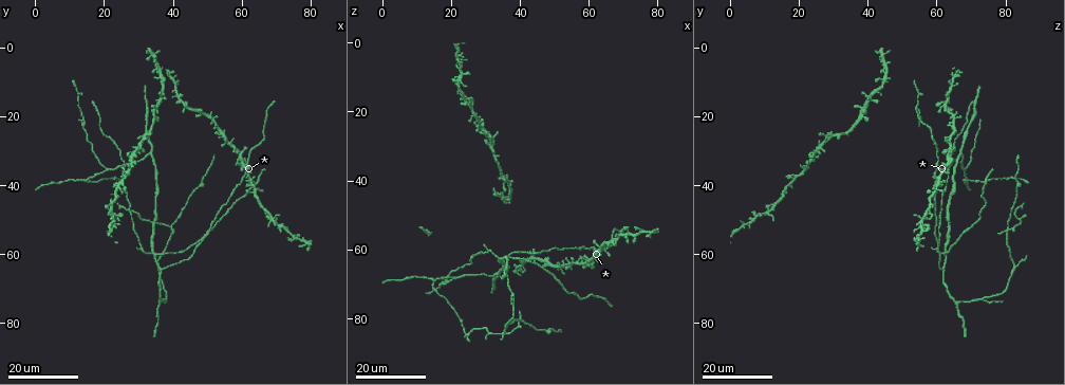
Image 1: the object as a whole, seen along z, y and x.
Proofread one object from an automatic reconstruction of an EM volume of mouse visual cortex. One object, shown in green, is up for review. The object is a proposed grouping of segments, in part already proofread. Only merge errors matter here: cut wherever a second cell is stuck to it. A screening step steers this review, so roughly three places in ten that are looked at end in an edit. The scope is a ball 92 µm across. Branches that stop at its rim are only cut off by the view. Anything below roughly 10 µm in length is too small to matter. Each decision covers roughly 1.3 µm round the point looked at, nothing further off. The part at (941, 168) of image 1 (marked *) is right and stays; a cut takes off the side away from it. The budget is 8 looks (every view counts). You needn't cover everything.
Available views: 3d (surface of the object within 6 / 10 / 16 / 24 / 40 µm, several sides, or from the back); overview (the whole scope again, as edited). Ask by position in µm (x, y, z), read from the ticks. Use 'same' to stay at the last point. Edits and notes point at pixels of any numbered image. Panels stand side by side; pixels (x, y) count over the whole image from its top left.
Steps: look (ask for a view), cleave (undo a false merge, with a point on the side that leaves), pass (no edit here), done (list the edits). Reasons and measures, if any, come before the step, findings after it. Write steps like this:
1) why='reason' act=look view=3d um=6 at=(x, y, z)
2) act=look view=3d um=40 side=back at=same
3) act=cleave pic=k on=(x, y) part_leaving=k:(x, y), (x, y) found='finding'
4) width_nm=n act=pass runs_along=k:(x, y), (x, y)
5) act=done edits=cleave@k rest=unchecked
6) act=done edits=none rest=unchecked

why='three arms meet' act=look view=3d um=16 at=(33.5, 30.5, 67.0)

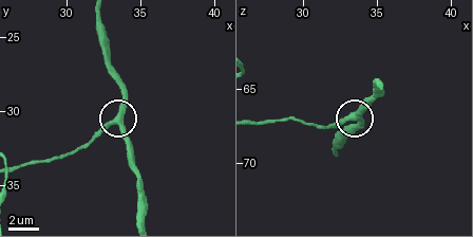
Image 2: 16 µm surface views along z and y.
act=look view=3d um=6 at=(33.2, 30.6, 67.0)

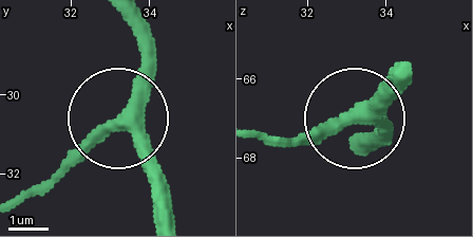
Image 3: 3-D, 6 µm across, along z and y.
width_nm=320 act=pass runs_along=3:(162, 219), (154, 158), (125, 117), (148, 30) found='continuous, no second cell'

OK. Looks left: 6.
why='side arm on a straight run' act=look view=3d um=24 at=(36.0, 64.5, 61.5)

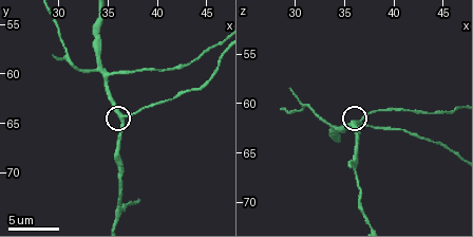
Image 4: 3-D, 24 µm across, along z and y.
act=look view=3d um=6 at=same

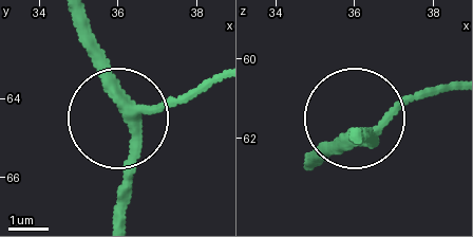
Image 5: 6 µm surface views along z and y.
side_arm_um=77 act=pass runs_along=5:(449, 84), (358, 131) found='continuous, no second cell'

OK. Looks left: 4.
why='a fork' act=look view=3d um=16 at=(14.5, 39.0, 69.0)

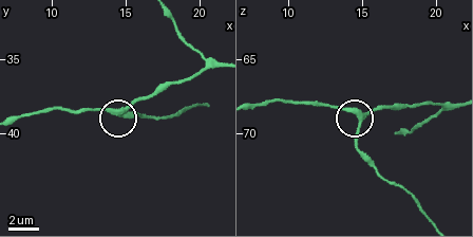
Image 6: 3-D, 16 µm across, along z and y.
act=look view=3d um=10 at=(14.8, 38.4, 69.2)

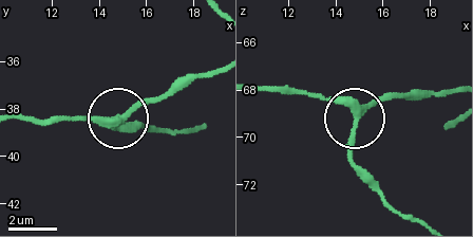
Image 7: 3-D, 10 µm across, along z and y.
arms=3 act=pass found='one cell here'

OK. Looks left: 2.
why='three-way junction' act=look view=3d um=24 at=(39.5, 53.0, 80.5)

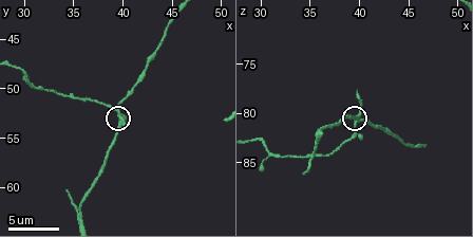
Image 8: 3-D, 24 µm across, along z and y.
act=look view=3d um=6 at=same

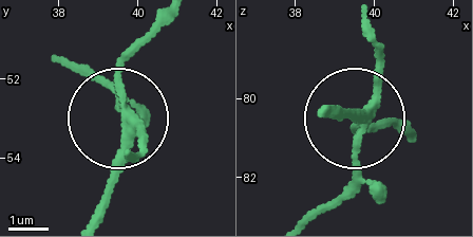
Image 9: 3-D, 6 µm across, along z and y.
side_arm_um=22 act=cleave pic=9 on=(354, 171) part_leaving=9:(369, 122), (352, 179), (301, 219) found='a second cell is stuck on'

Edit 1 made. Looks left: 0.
act=done edits=cleave@9 rest=unchecked

